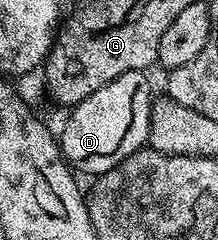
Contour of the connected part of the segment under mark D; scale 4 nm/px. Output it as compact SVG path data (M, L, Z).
M144 71L124 73L84 97L84 101L73 104L74 112L63 125L62 135L60 131L60 146L63 158L75 172L100 176L147 146L152 94L146 78Z

